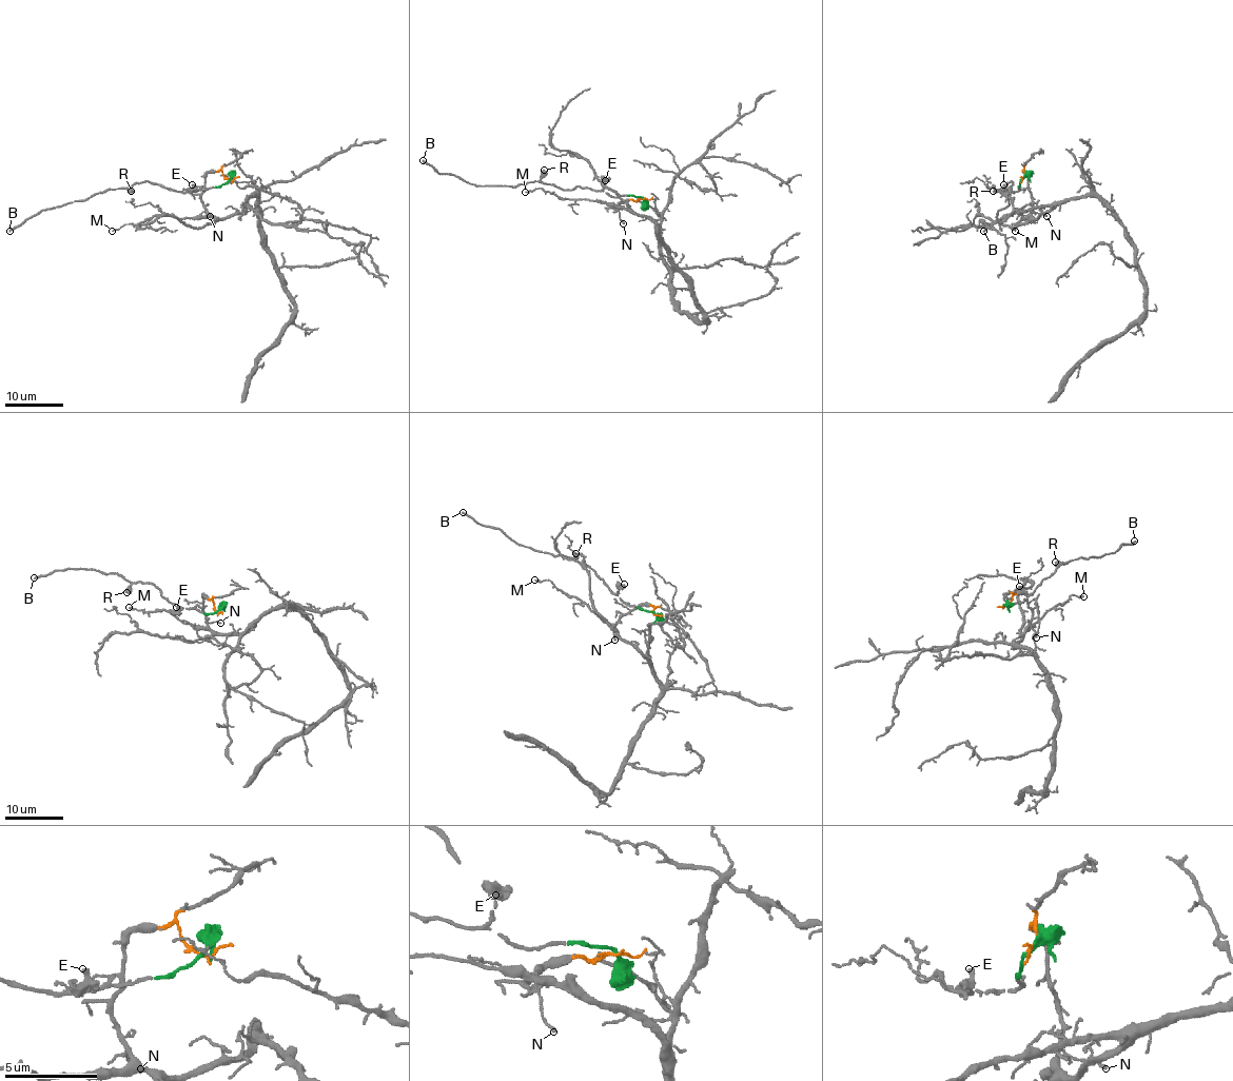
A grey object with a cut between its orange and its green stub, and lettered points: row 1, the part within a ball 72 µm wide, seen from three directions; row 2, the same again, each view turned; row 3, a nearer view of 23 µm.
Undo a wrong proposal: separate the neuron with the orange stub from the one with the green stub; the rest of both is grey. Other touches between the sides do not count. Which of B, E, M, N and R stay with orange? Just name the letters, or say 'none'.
M, N

